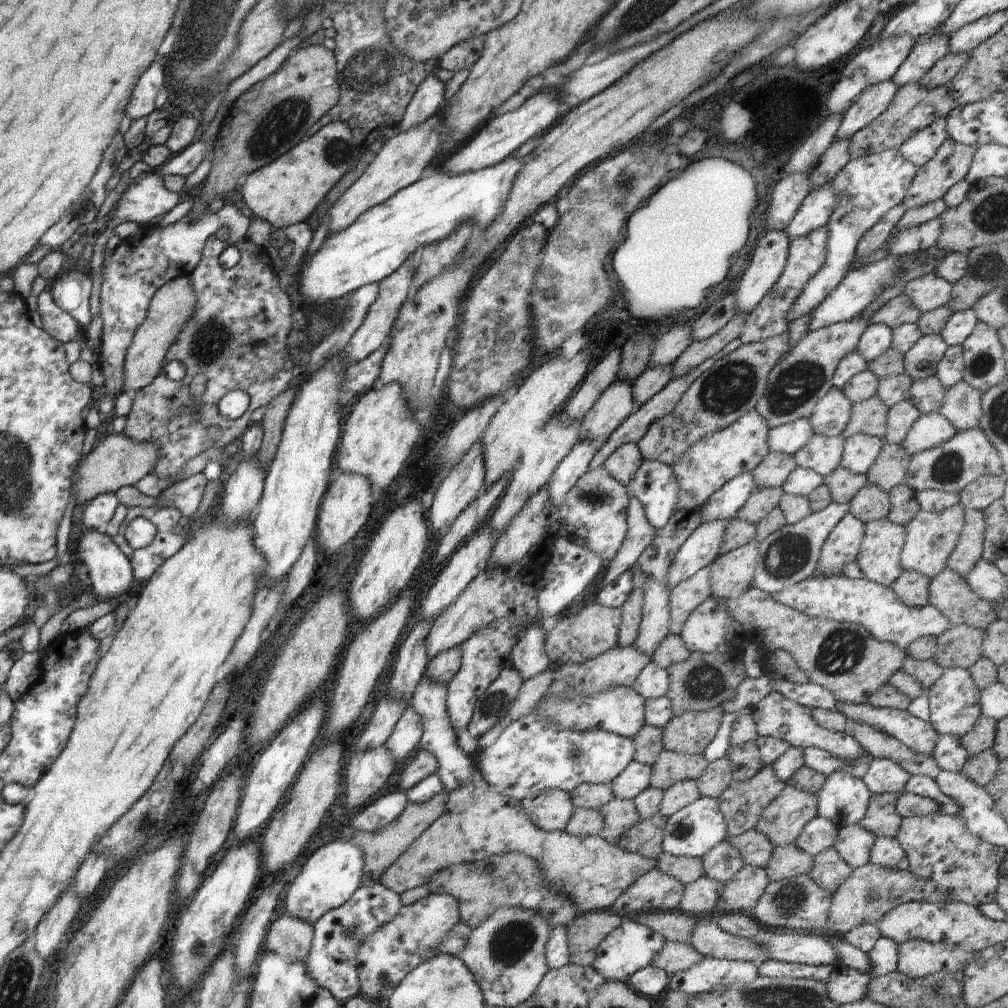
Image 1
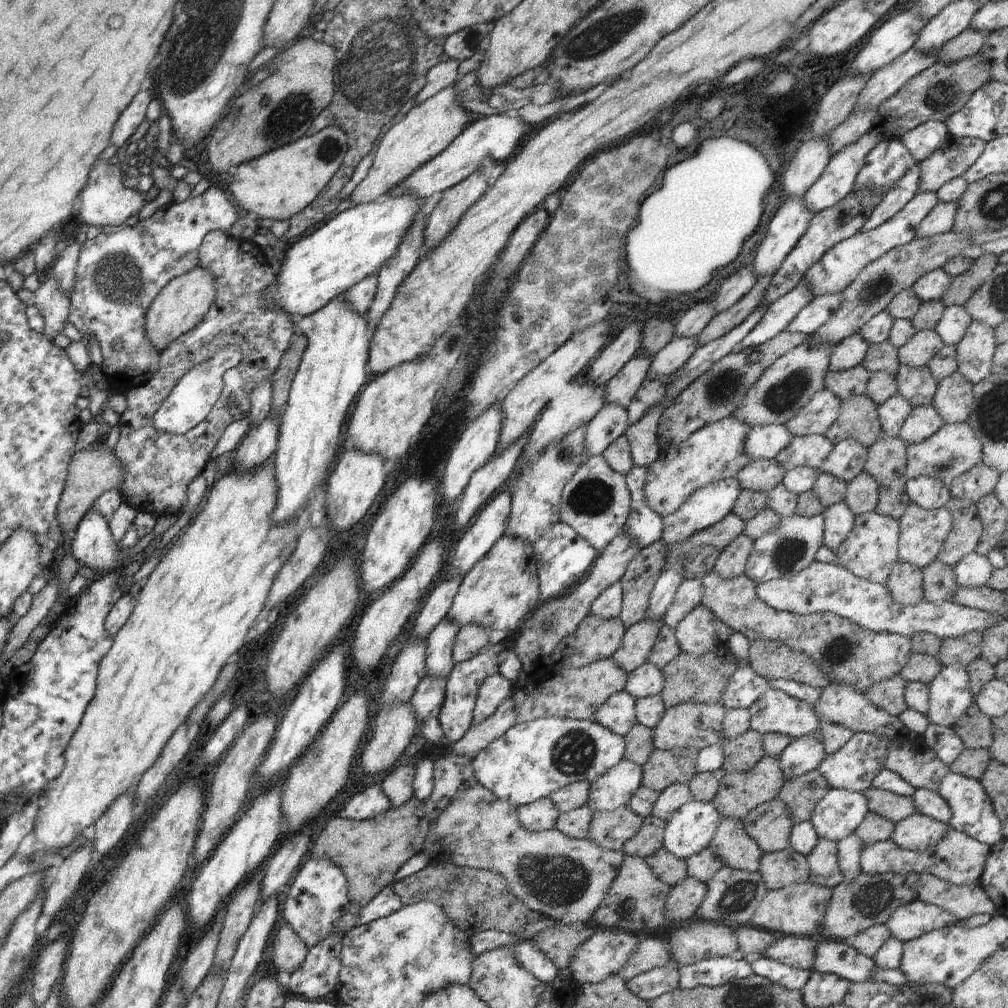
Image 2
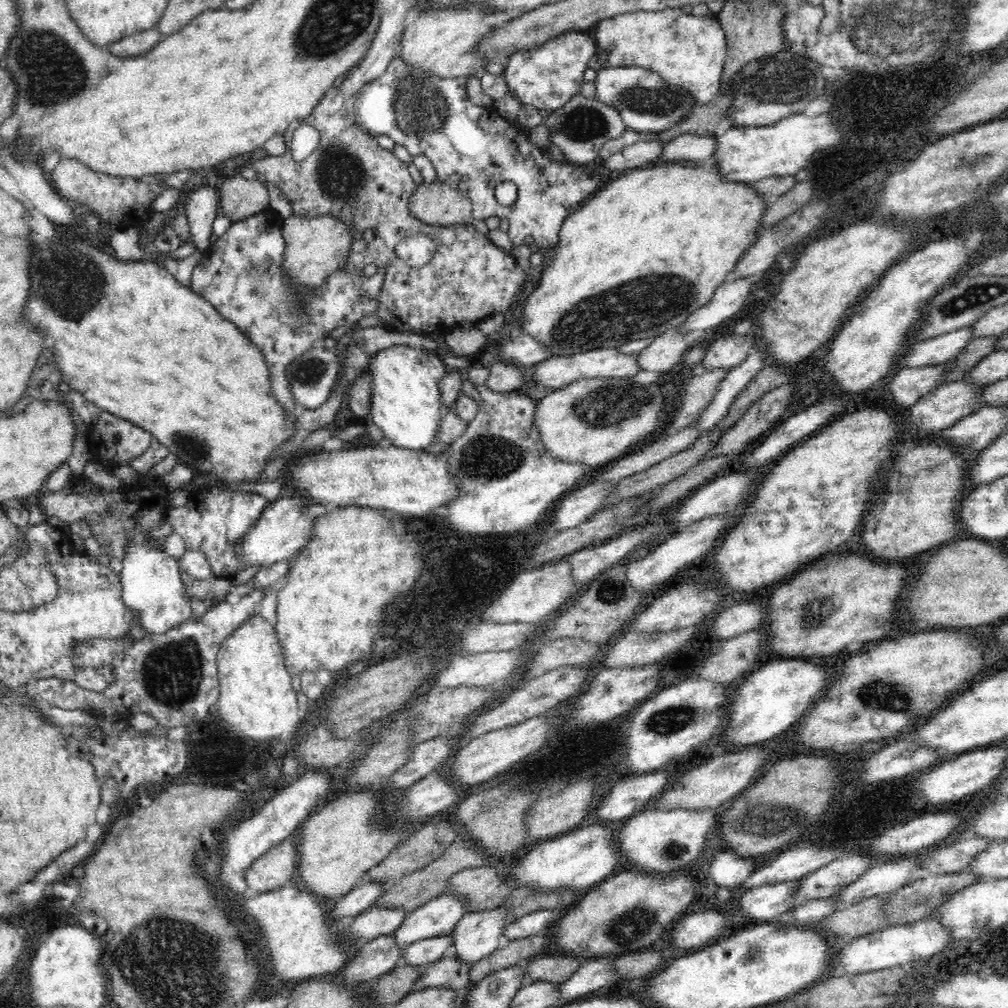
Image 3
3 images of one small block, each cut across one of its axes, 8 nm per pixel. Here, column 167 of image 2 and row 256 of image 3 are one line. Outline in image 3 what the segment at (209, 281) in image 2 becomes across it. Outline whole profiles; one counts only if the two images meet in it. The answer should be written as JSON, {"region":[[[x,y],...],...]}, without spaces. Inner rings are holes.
{"region":[[[292,215],[283,220],[282,235],[286,243],[282,262],[286,277],[290,283],[307,290],[320,290],[327,278],[339,270],[352,248],[352,231],[348,223],[332,215],[316,218]]]}

